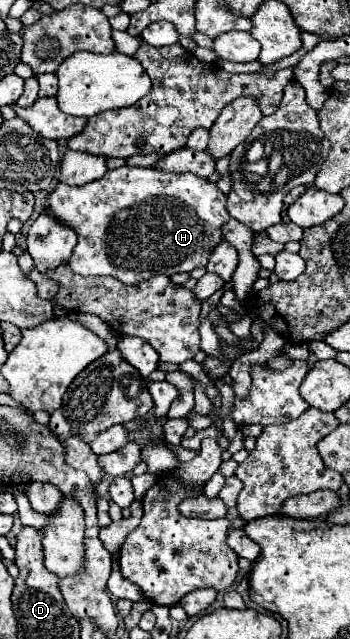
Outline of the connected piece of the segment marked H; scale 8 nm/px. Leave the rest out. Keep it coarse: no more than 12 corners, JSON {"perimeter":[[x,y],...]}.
{"perimeter":[[121,166],[57,184],[69,268],[139,284],[205,268],[227,196]]}

